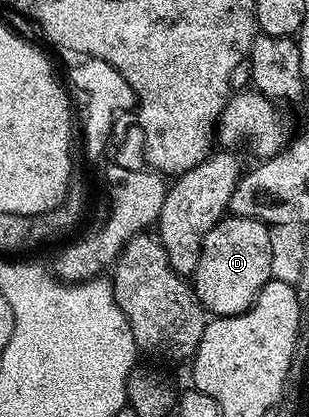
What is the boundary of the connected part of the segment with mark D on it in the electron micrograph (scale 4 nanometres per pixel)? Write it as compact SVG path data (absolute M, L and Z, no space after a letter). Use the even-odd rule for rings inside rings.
M224 216L202 237L200 264L192 275L194 295L211 315L228 318L243 314L271 281L273 259L271 227L255 218Z

